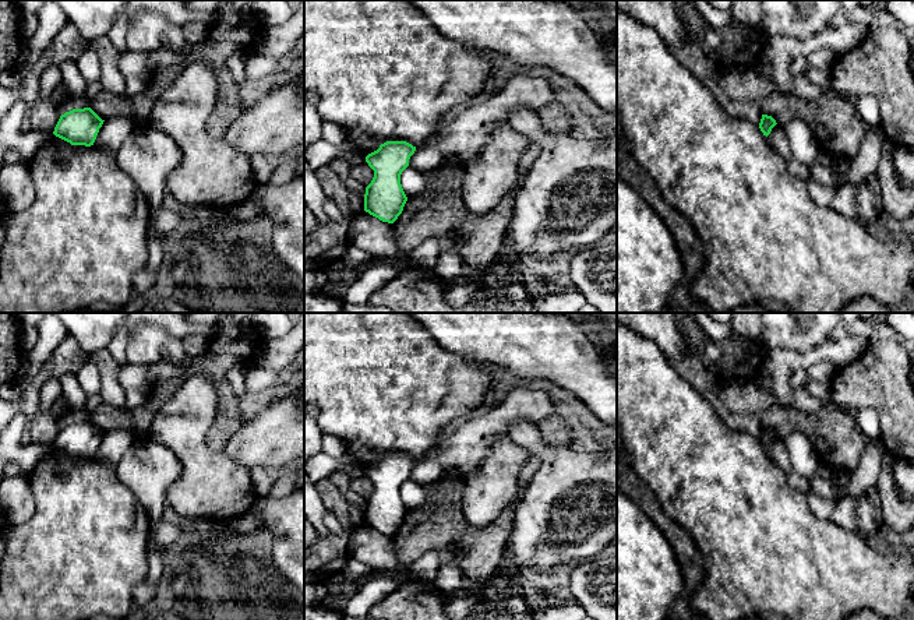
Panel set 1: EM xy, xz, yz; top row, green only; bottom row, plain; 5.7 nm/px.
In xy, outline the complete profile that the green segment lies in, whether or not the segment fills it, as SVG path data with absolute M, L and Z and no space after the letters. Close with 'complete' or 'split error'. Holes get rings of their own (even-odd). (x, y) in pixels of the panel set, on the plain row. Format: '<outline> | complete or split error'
M91 420L73 422L60 429L53 447L71 458L93 458L102 433Z | complete

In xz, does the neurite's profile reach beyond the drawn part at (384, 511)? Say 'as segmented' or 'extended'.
as segmented

